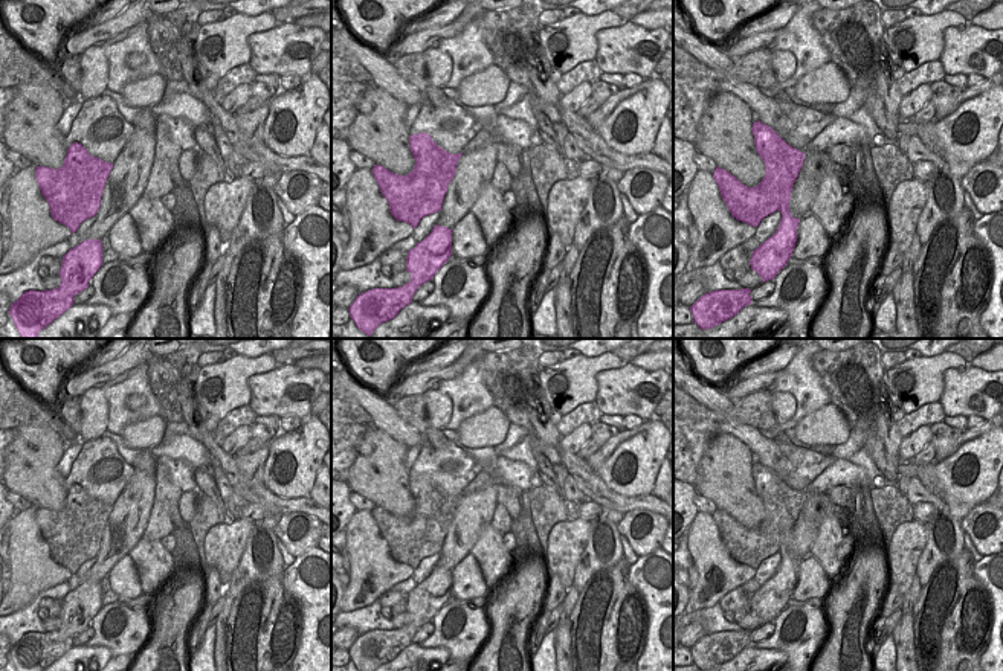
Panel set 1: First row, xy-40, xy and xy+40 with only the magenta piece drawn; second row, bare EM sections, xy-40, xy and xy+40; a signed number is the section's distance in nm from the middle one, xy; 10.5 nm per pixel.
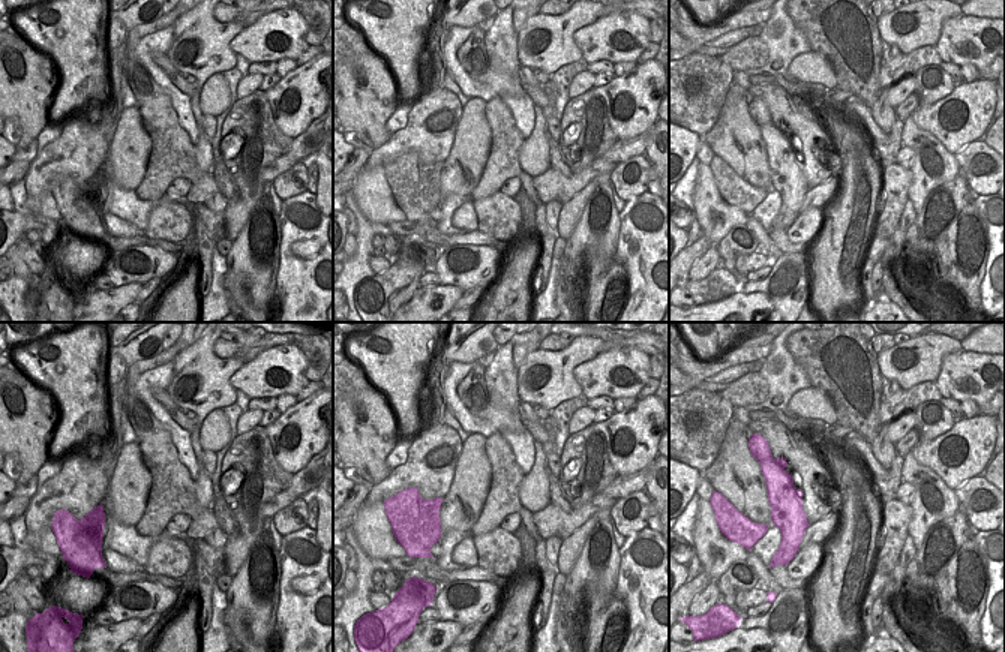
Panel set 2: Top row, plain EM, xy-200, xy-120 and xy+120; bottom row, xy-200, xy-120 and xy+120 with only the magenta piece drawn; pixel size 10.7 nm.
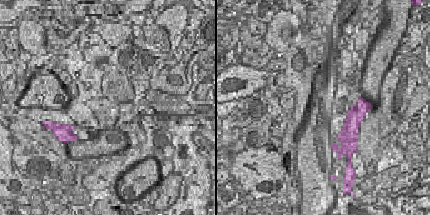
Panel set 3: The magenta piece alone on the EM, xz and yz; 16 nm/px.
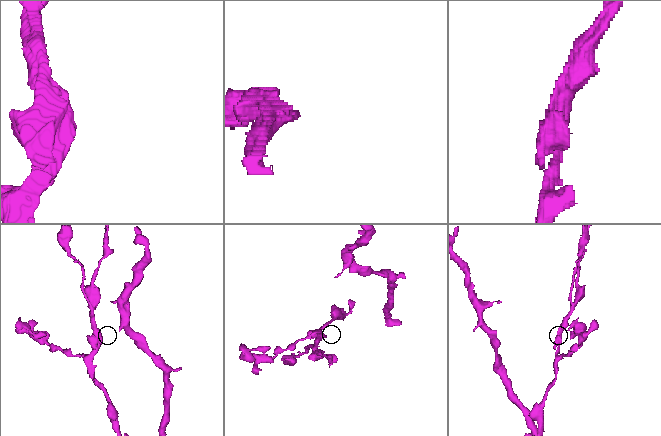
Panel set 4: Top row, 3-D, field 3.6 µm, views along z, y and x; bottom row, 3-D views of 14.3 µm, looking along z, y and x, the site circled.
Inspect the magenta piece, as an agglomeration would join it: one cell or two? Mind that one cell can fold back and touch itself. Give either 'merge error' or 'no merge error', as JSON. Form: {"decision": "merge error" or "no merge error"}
{"decision": "merge error"}

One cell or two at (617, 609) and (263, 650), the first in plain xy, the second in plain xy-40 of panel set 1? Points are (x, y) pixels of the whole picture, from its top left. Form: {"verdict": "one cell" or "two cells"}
{"verdict": "one cell"}

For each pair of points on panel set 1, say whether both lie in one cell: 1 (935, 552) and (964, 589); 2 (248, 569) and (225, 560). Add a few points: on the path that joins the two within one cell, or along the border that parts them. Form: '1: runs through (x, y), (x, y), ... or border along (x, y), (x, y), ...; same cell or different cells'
1: border along (964, 548), (954, 557), (944, 560), (922, 587); different cells
2: border along (251, 531), (246, 548), (226, 586); different cells

